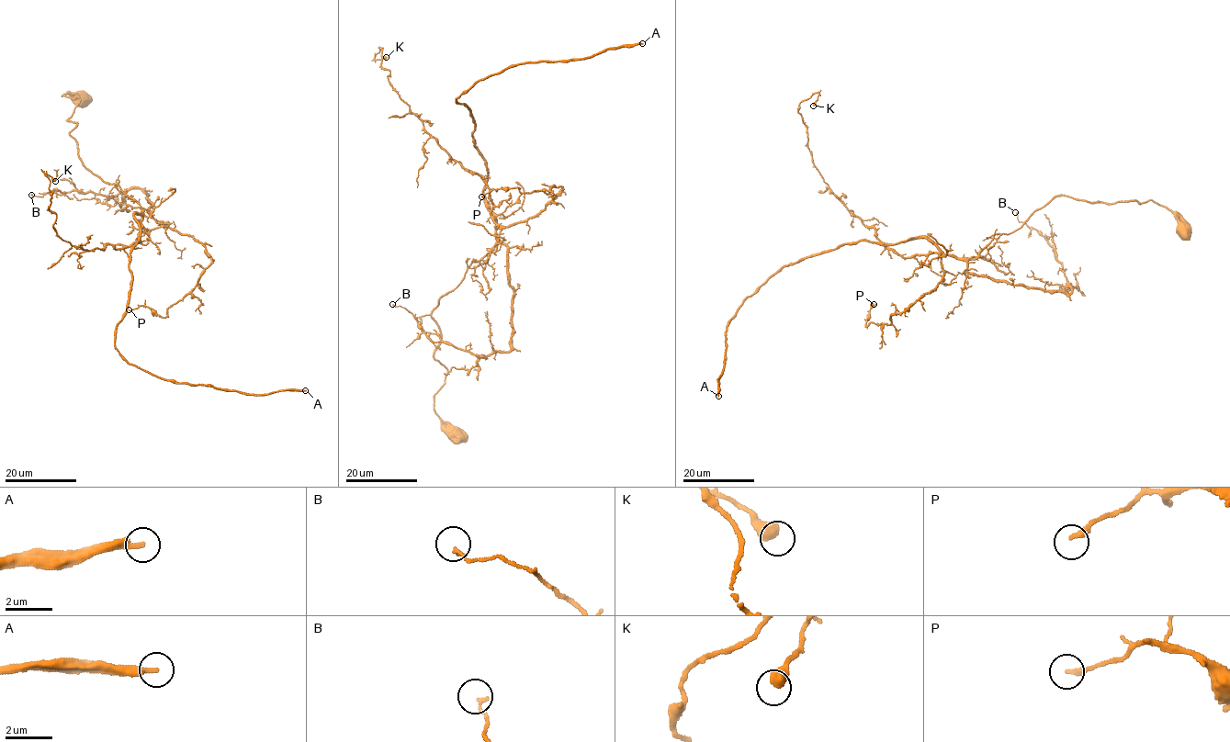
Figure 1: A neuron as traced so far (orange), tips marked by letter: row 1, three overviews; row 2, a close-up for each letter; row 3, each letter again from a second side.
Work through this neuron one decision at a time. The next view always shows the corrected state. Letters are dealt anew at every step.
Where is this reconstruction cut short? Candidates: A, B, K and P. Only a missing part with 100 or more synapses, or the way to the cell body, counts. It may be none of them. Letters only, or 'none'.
A

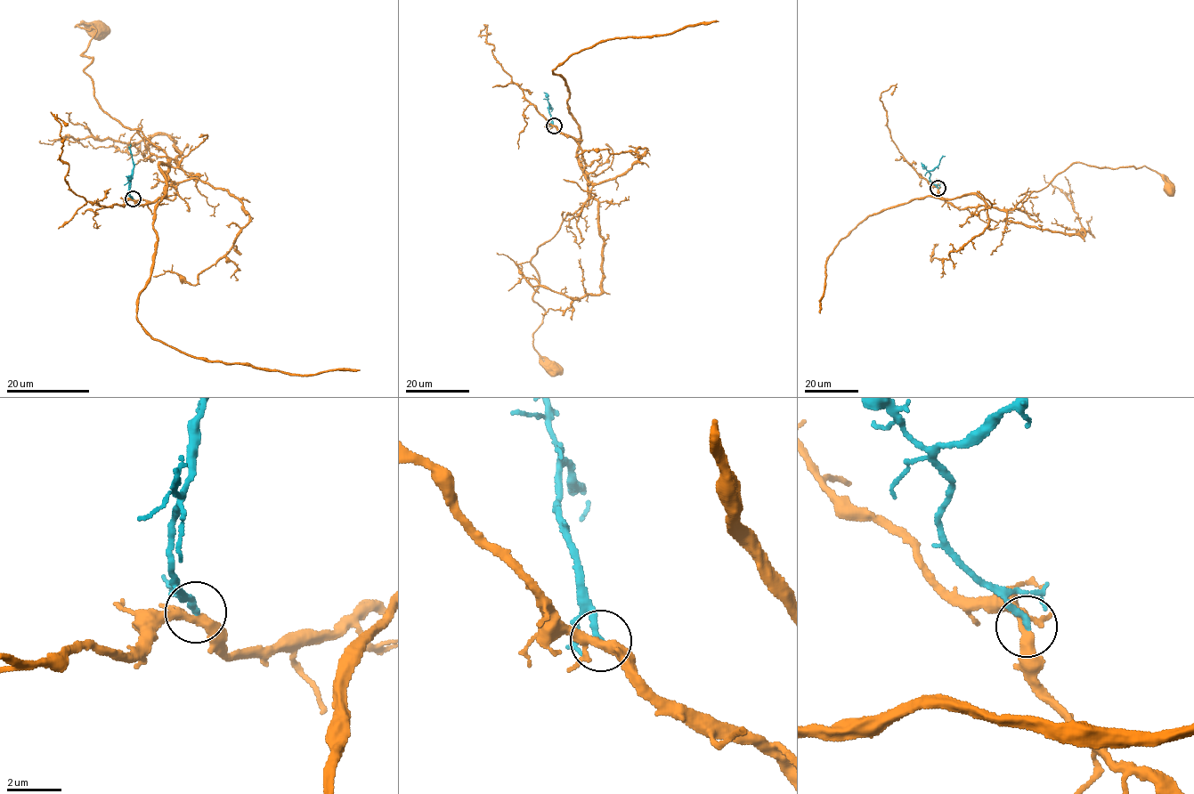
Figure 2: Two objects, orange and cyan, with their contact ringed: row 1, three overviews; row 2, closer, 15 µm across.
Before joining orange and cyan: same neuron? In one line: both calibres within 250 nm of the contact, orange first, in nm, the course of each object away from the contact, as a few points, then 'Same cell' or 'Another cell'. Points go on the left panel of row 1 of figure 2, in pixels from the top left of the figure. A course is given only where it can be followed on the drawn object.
Thickness 280 nm (orange) against 240 nm. Course of orange: (132, 199), (166, 196), (167, 156), (95, 100), (82, 53), (94, 27), (75, 26), (98, 30). Course of cyan: (132, 198), (128, 194), (134, 166), (130, 144). Same cell

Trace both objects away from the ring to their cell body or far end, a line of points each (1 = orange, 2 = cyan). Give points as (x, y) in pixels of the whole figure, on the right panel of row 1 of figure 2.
1: (938, 189), (960, 209), (1010, 210), (1081, 162), (1145, 166), (1170, 190)
2: (938, 188), (930, 179), (929, 171), (945, 156)

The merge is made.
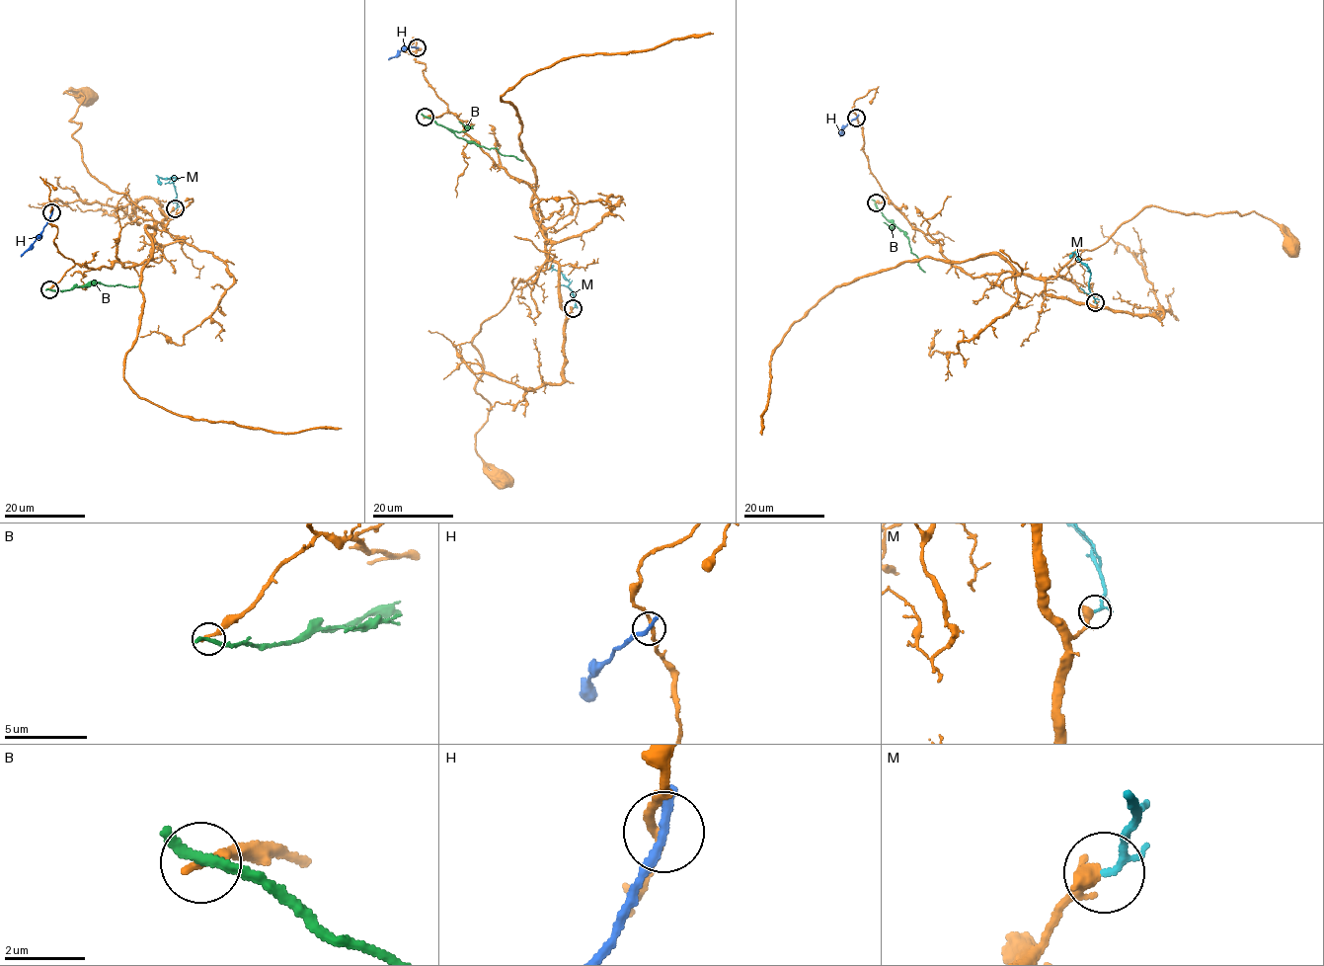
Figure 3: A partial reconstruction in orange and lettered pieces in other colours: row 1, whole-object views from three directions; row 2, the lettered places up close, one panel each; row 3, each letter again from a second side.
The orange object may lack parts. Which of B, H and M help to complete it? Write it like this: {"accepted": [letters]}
{"accepted": ["M"]}

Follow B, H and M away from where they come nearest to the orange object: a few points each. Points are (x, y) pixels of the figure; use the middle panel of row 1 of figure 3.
B: (425, 117), (468, 142), (497, 149), (502, 154), (512, 155), (523, 161)
H: (417, 47), (407, 48), (388, 59)
M: (573, 307), (576, 302), (569, 287), (570, 282), (553, 266)

